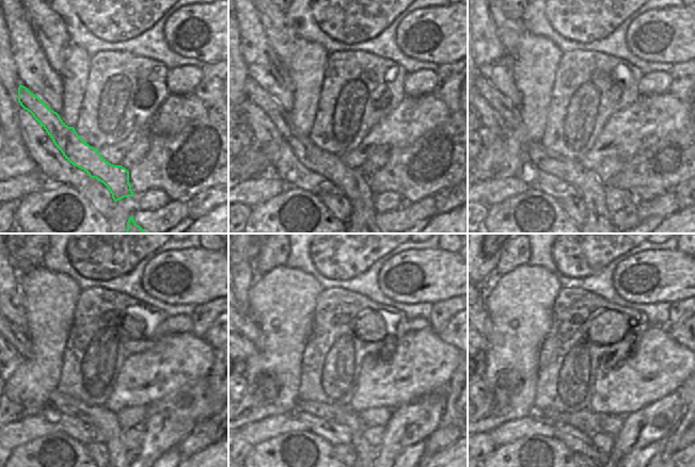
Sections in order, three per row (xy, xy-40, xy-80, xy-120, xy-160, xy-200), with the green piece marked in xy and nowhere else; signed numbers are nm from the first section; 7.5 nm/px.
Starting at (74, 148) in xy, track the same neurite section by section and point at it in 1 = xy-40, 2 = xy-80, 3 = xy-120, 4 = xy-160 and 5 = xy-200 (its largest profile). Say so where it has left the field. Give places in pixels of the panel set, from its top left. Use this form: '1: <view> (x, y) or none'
1: xy-40 (352, 181)
2: xy-80 (586, 182)
3: xy-120 (107, 421)
4: xy-160 (344, 416)
5: xy-200 (489, 326)

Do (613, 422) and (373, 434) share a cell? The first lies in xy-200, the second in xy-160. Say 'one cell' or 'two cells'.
two cells

